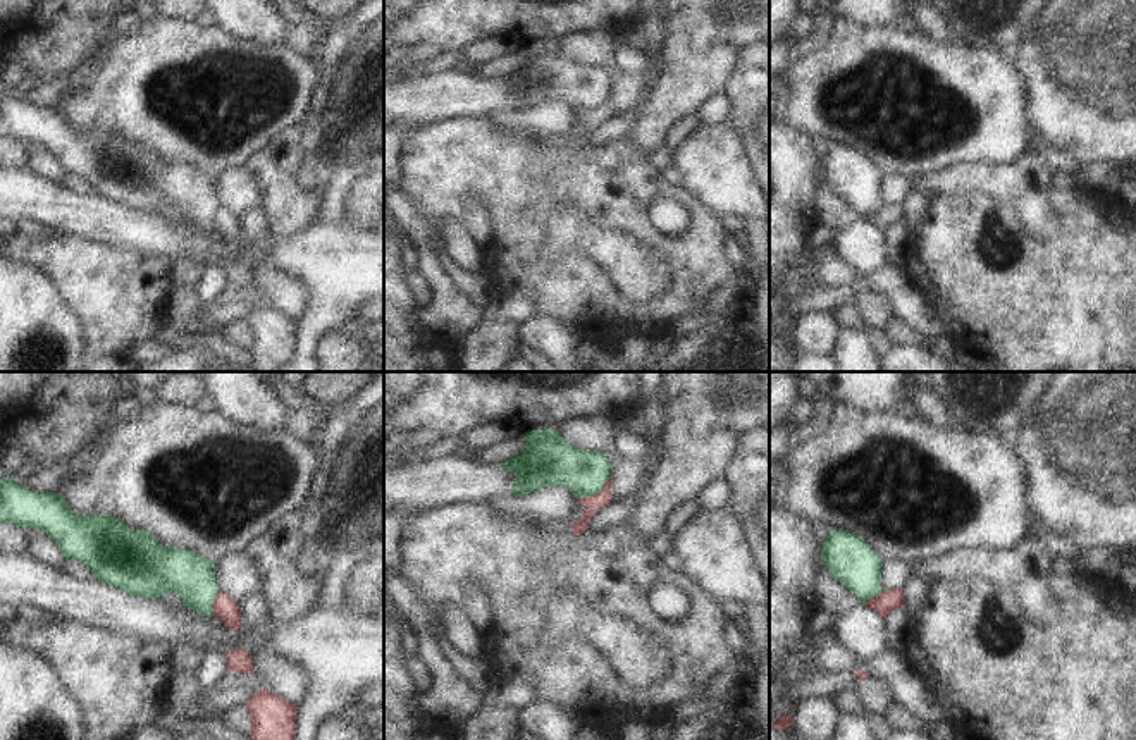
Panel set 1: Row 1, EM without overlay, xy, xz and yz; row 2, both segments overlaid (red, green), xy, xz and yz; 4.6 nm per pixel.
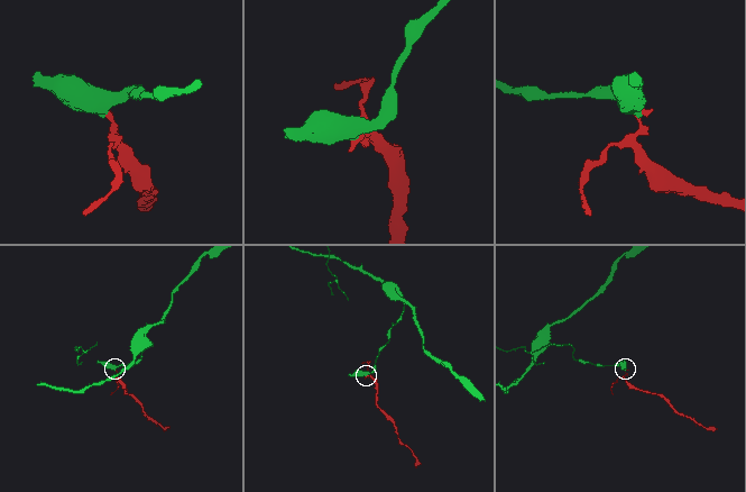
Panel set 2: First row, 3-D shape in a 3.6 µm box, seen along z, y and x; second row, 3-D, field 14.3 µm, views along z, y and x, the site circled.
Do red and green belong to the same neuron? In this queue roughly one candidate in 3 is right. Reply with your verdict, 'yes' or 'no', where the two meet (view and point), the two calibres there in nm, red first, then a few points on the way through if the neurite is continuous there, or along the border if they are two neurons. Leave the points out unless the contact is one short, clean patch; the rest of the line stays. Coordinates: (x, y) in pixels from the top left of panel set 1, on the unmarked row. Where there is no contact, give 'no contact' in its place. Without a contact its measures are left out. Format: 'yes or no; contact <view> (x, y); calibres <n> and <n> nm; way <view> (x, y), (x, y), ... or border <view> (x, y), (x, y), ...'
no; contact xz (598, 107); calibres 80 and 220 nm; border xz (608, 92), (599, 105), (579, 114)

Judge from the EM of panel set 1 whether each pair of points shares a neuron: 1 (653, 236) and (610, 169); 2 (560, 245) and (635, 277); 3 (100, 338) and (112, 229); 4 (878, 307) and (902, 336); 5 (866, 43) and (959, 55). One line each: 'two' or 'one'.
1: one
2: one
3: two
4: two
5: one

